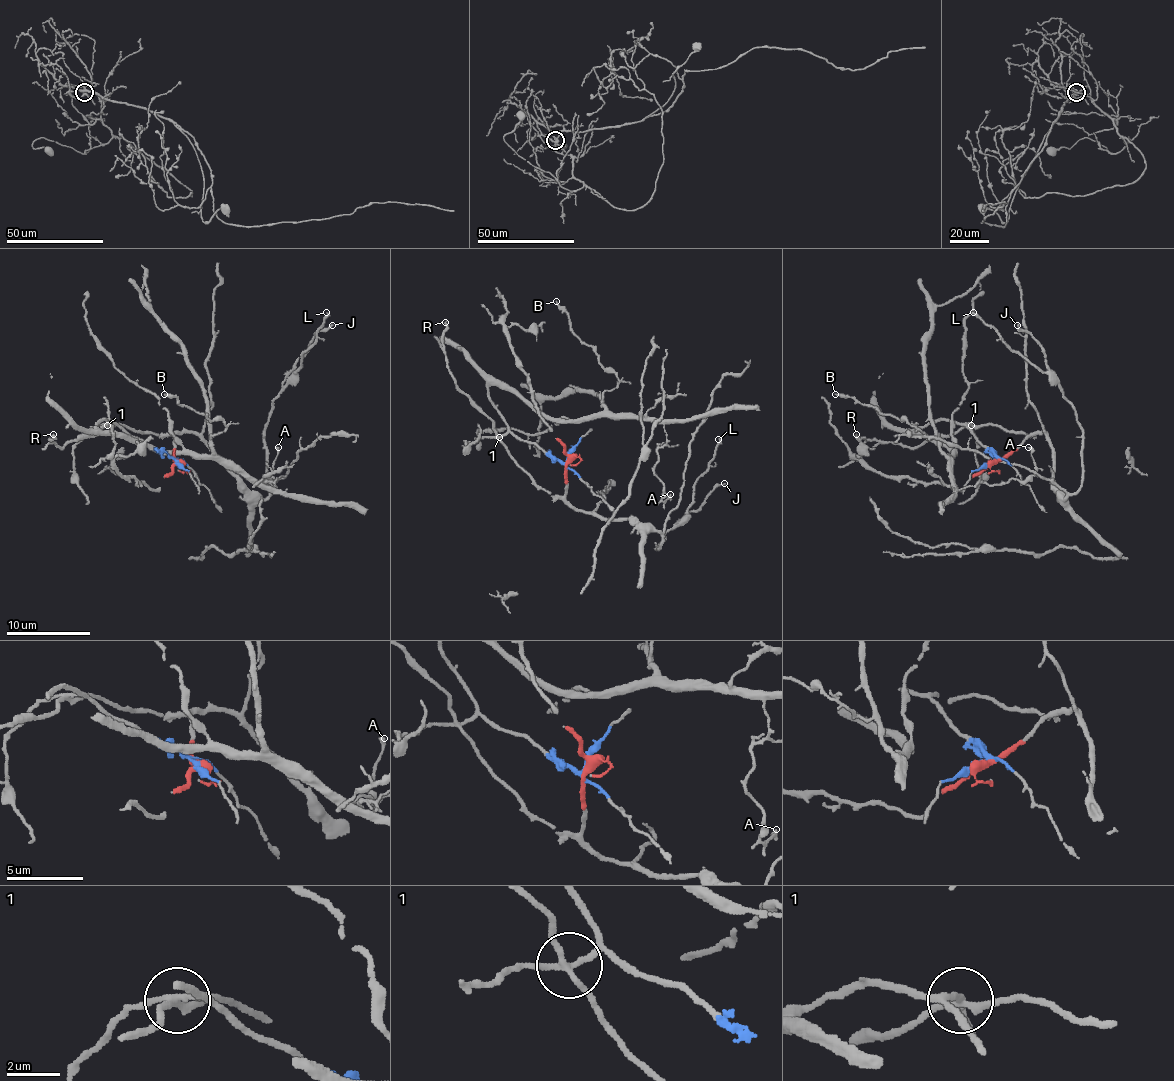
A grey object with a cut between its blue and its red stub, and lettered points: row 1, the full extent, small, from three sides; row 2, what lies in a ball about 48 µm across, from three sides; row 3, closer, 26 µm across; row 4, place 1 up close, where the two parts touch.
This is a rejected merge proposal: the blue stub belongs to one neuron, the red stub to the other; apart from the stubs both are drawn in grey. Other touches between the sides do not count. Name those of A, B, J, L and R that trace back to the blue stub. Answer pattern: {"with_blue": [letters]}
{"with_blue": ["A", "B"]}

